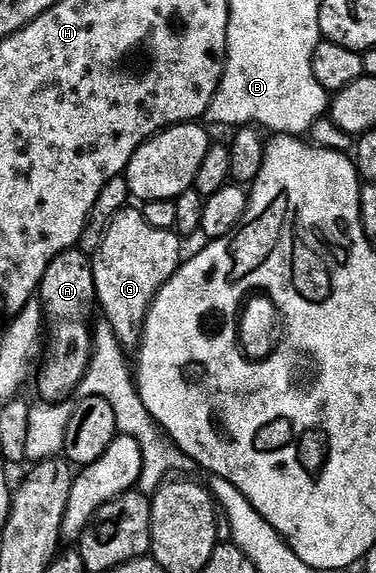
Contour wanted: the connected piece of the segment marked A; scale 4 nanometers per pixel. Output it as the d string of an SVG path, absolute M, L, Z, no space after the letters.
M81 250L60 254L48 266L40 289L40 312L44 317L44 332L50 335L50 345L45 345L42 373L38 376L39 401L61 405L70 395L74 396L81 380L89 370L93 350L92 317L96 312L96 282L91 257Z

